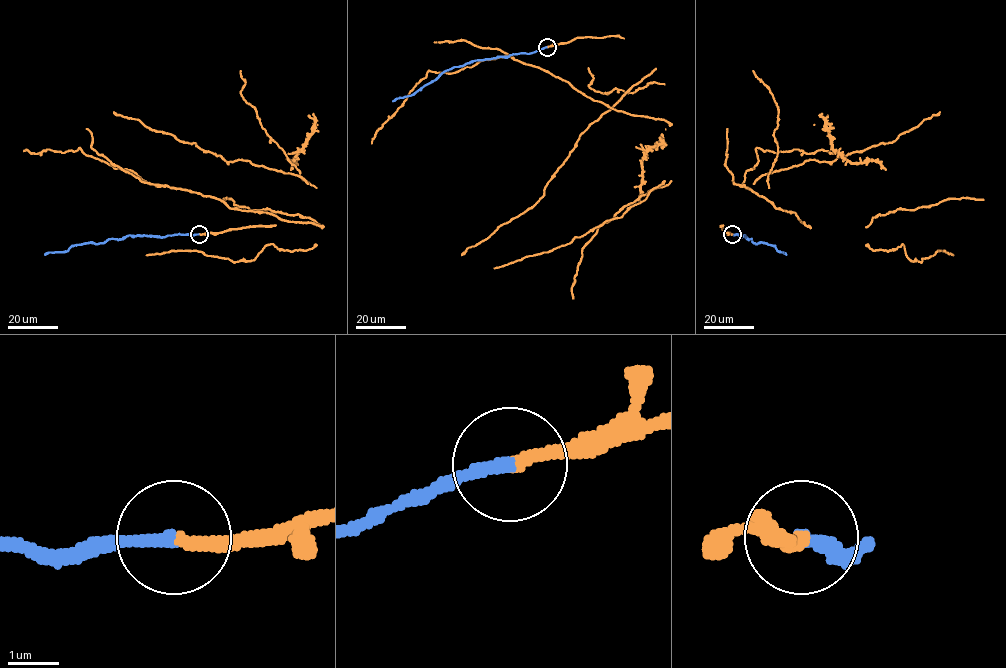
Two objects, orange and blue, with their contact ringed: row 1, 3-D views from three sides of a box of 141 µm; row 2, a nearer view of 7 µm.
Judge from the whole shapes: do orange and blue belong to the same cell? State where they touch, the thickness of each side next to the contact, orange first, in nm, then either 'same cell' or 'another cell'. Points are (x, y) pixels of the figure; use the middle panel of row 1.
at (547, 47); 240 nm thick on the orange side, 280 nm on the other; same cell

